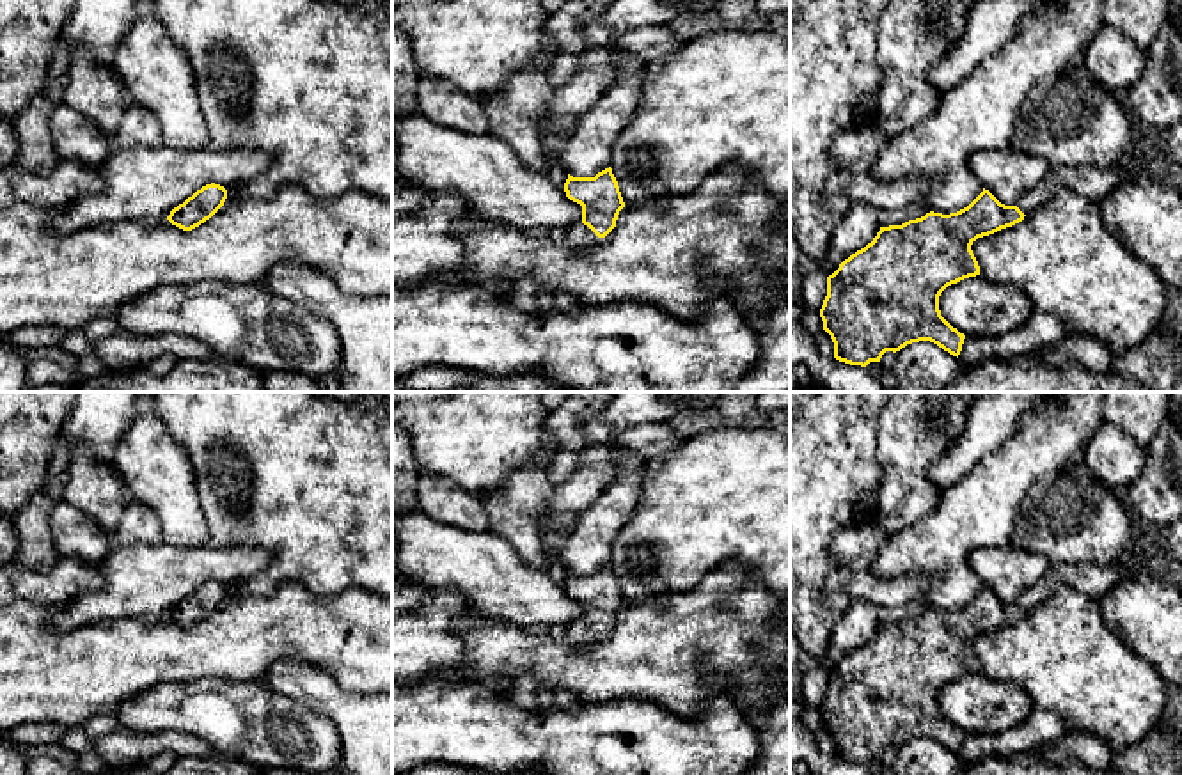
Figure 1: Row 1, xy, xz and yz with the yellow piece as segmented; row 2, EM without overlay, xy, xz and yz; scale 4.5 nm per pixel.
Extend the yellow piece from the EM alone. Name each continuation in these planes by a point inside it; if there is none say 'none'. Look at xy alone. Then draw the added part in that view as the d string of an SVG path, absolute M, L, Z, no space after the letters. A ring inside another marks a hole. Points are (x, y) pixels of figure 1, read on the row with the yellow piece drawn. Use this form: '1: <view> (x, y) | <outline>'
none

